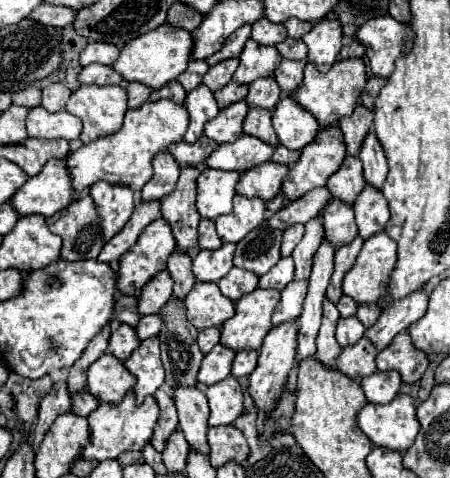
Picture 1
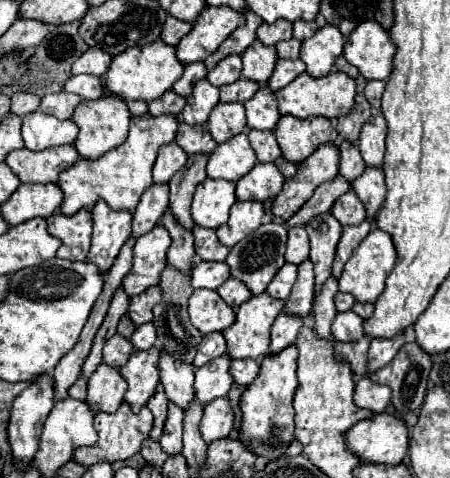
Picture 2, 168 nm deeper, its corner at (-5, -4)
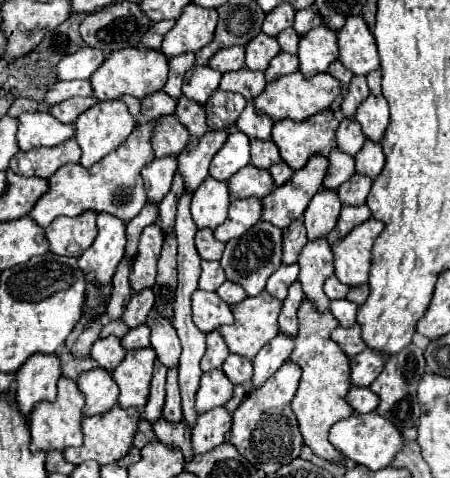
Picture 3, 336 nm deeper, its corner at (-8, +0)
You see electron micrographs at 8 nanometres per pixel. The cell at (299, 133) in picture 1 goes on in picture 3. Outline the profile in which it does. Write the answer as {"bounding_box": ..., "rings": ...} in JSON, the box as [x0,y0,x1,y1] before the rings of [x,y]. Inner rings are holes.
{"bounding_box":[272,110,338,170],"rings":[[[332,110],[318,112],[304,122],[278,120],[272,128],[272,140],[280,148],[282,160],[292,168],[300,170],[310,156],[328,156],[336,148],[338,118]]]}

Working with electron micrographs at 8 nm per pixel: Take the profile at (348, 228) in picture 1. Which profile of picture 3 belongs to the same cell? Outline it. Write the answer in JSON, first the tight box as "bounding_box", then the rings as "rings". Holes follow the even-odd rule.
{"bounding_box":[336,174,372,204],"rings":[[[354,174],[348,182],[344,182],[336,192],[342,204],[364,204],[366,196],[370,192],[372,180],[366,176],[358,176]]]}

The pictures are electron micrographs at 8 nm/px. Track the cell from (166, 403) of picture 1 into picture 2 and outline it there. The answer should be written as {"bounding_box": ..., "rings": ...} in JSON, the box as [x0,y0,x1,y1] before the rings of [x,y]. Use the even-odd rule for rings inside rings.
{"bounding_box":[147,384,167,440],"rings":[[[157,384],[155,394],[147,402],[147,408],[153,412],[153,418],[155,418],[149,436],[153,440],[159,440],[163,426],[165,426],[165,416],[167,416],[167,396],[165,396],[165,390],[163,390],[163,384]]]}

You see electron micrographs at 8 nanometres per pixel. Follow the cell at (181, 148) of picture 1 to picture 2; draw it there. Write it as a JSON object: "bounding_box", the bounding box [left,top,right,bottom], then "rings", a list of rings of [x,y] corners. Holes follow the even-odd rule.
{"bounding_box":[177,118,217,154],"rings":[[[179,118],[179,130],[177,130],[177,144],[187,152],[187,154],[211,154],[217,146],[217,142],[211,140],[211,134],[205,126],[191,126],[185,124],[181,118]]]}

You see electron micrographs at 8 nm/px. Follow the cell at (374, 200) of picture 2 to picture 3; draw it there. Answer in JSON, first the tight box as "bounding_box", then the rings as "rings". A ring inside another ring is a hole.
{"bounding_box":[356,140,384,180],"rings":[[[366,140],[366,144],[362,146],[362,150],[356,154],[356,174],[360,176],[368,176],[370,180],[374,180],[382,168],[384,168],[384,152],[380,144],[374,144],[370,140]]]}

